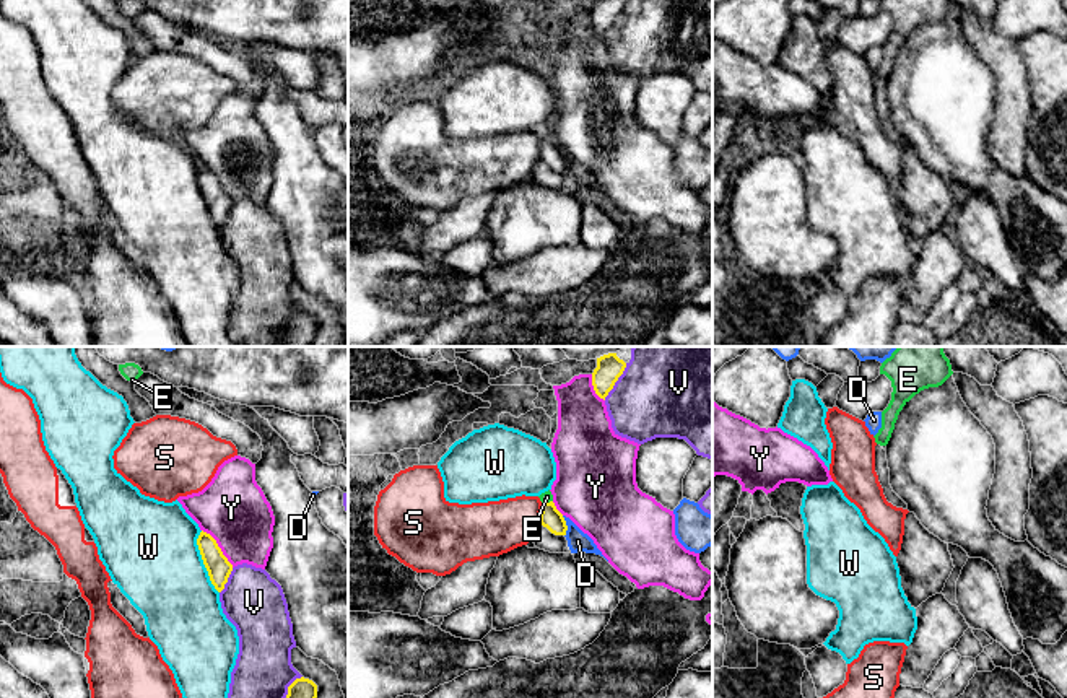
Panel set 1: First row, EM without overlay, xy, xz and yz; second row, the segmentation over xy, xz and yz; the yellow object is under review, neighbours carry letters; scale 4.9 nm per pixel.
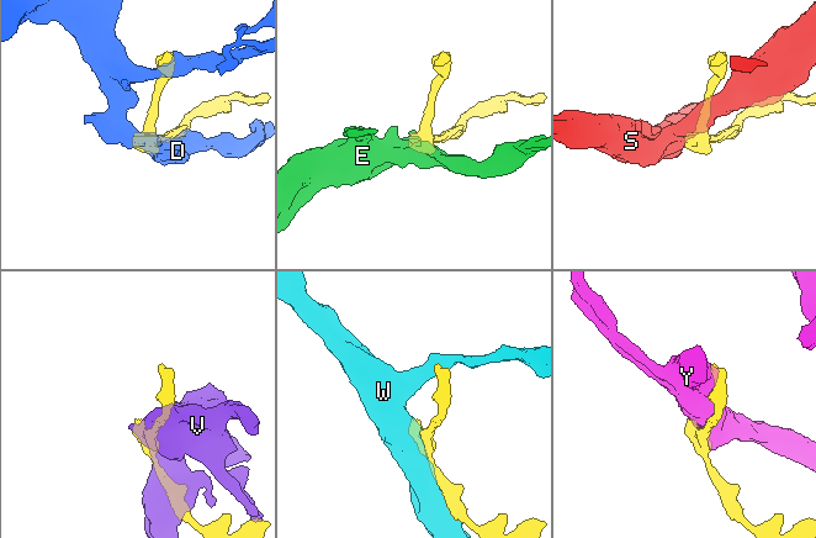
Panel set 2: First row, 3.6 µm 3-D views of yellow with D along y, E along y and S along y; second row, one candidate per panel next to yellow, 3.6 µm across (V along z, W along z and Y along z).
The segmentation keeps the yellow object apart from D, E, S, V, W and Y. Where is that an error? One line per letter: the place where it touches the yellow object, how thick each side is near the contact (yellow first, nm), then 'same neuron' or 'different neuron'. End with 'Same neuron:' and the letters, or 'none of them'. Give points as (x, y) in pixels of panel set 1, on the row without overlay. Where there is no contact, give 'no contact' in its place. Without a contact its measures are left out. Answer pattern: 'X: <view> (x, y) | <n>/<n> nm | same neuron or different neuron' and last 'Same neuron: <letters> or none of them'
D: xz (566, 161) | 110/100 nm | different neuron
E: xz (547, 139) | 110/60 nm | same neuron
S: xz (540, 150) | 110/260 nm | different neuron
V: xz (615, 17) | 120/360 nm | different neuron
W: xy (204, 197) | 120/460 nm | different neuron
Y: xy (218, 183) | 120/340 nm | different neuron
Same neuron: E

